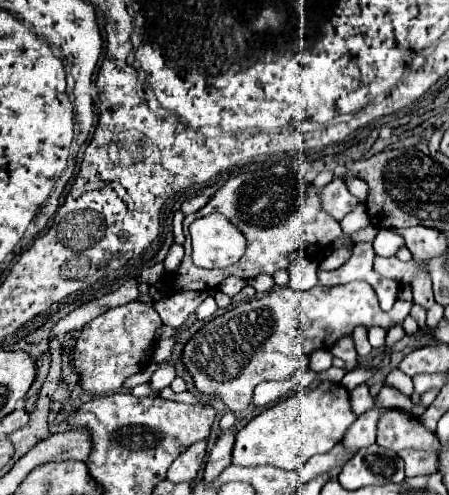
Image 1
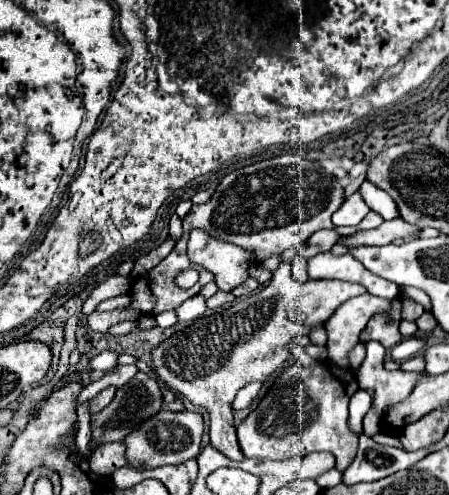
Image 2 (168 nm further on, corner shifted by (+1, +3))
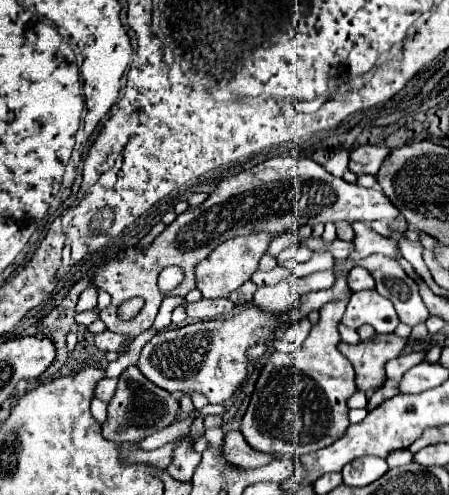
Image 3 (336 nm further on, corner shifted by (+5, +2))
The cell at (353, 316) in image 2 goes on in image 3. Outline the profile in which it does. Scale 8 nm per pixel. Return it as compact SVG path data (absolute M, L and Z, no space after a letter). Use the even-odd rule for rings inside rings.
M376 290L354 292L342 322L354 330L358 330L362 324L370 324L380 334L390 334L400 324L394 304Z

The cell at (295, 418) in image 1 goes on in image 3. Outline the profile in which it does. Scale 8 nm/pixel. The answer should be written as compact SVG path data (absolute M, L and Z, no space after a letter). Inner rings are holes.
M348 298L322 306L320 320L302 348L294 354L272 352L262 366L250 406L240 426L240 432L252 448L280 458L296 458L330 446L346 434L350 426L350 408L346 402L356 392L352 364L336 348L340 344L338 324L344 316L346 304Z

